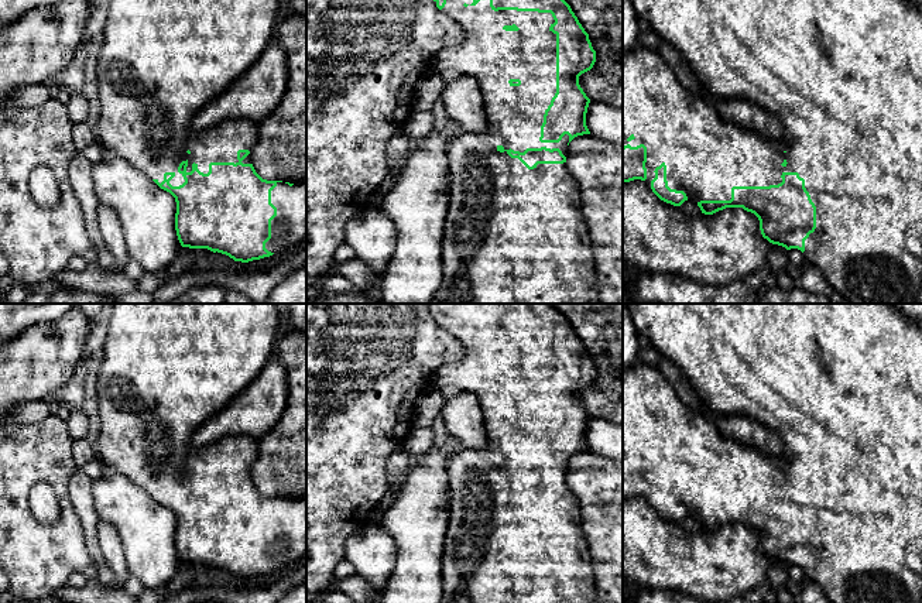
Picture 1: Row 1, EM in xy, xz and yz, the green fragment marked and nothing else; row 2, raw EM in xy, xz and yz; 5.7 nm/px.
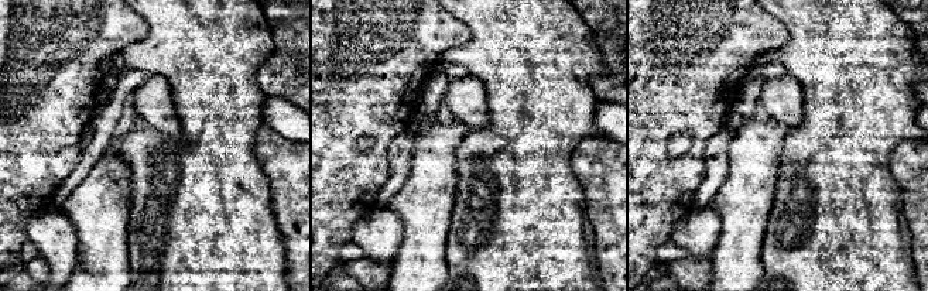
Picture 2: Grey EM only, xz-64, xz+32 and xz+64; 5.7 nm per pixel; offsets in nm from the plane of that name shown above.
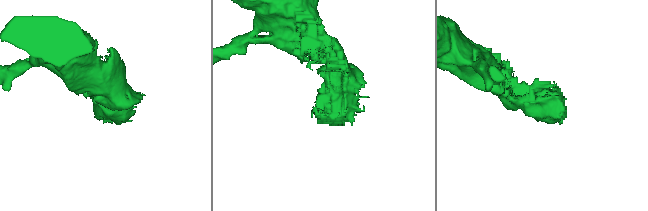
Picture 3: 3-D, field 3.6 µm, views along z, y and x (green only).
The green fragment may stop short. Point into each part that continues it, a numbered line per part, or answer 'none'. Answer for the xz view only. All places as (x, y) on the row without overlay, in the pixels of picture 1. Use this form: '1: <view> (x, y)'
1: xz (507, 542)

